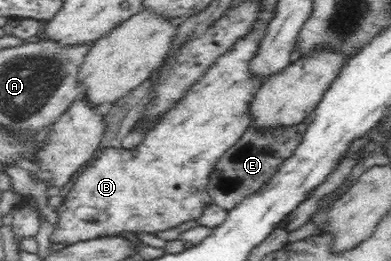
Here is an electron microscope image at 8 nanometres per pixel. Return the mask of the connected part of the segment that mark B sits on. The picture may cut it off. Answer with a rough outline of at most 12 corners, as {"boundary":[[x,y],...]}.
{"boundary":[[222,56],[132,150],[76,175],[50,236],[76,244],[197,220],[249,128],[249,62]]}

